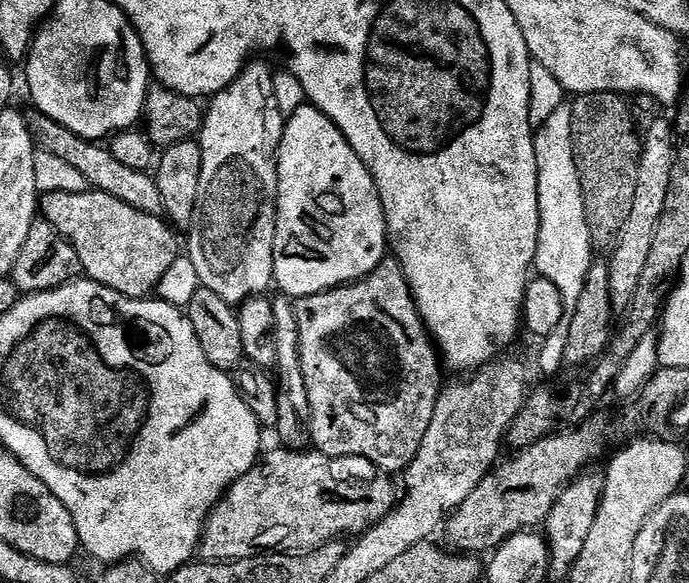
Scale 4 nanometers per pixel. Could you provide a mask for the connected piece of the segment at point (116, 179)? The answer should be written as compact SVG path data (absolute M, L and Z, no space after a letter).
M32 110L27 113L26 119L37 149L54 154L54 158L62 158L62 162L74 166L74 170L79 170L81 174L85 175L88 184L95 191L110 194L114 198L126 202L128 206L134 206L140 212L151 216L164 216L162 194L158 191L156 177L151 171L130 170L130 166L126 166L123 162L118 162L118 158L114 158L111 147L94 140L87 140L66 130L66 126L54 122L54 118L50 118L46 114Z

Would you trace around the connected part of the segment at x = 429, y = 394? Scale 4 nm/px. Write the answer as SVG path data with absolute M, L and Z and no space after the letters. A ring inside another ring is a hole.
M385 258L370 275L364 276L361 280L355 280L353 284L343 284L340 288L331 288L313 296L301 296L295 301L295 305L302 374L306 377L306 394L310 398L310 414L312 415L308 424L312 428L312 444L315 451L333 458L338 456L366 458L374 462L374 466L378 466L385 474L403 473L414 458L414 454L418 454L418 446L422 446L422 438L426 438L426 430L430 430L430 418L434 418L434 406L438 402L442 387L442 381L440 381L442 357L416 308L416 300L400 268L399 260Z

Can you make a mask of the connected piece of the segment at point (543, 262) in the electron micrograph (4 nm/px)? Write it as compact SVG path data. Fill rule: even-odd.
M560 107L535 129L536 157L538 158L538 210L540 229L538 230L538 250L535 271L541 277L554 282L562 296L562 306L568 314L578 306L582 286L586 284L586 274L594 263L594 247L590 230L587 229L583 210L582 187L578 169L574 162L574 146L571 144L572 109Z

